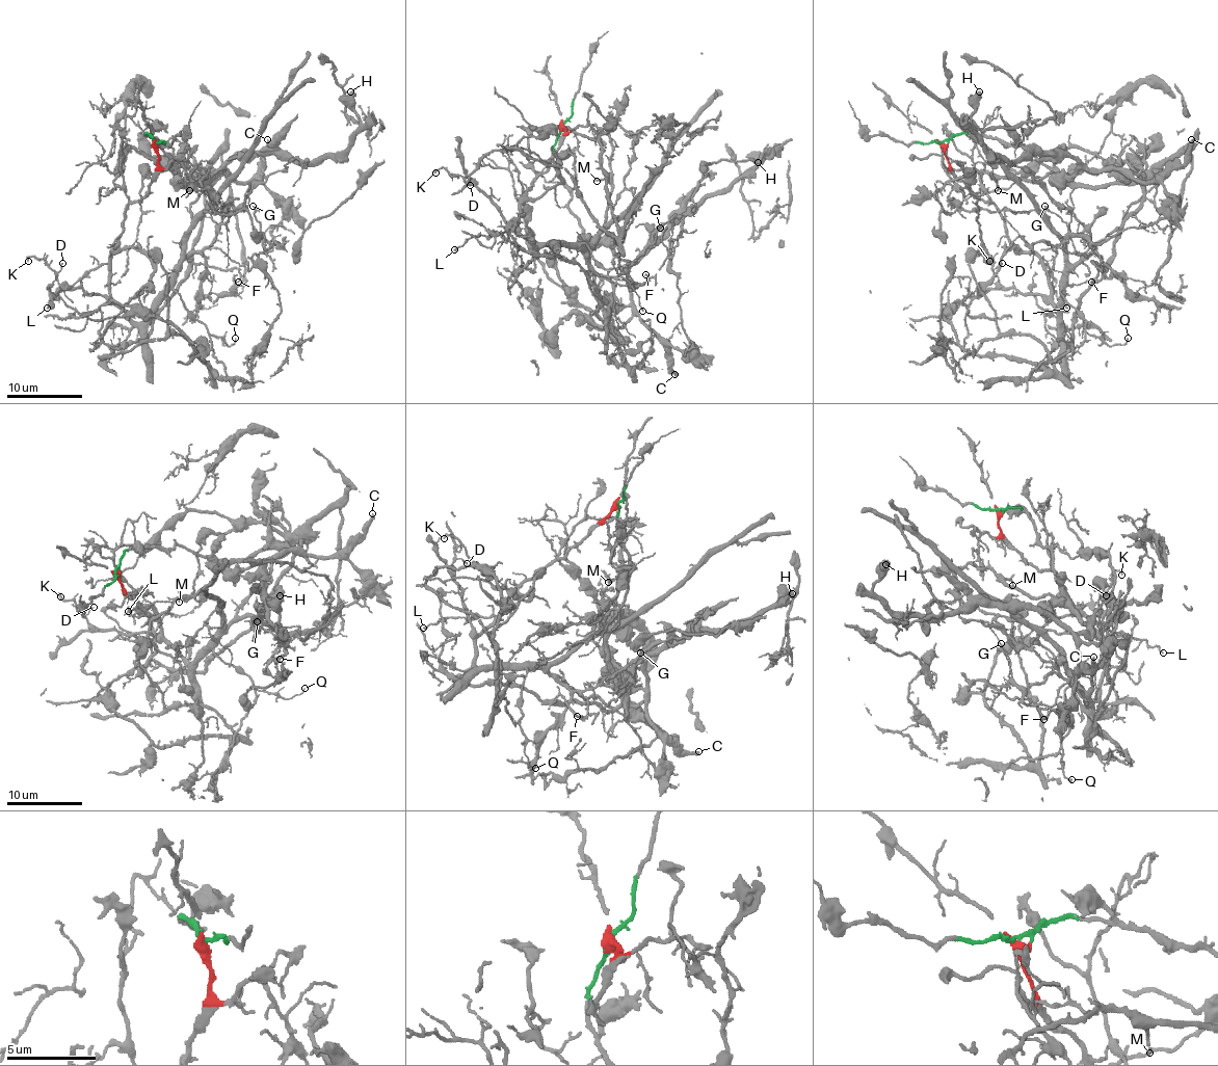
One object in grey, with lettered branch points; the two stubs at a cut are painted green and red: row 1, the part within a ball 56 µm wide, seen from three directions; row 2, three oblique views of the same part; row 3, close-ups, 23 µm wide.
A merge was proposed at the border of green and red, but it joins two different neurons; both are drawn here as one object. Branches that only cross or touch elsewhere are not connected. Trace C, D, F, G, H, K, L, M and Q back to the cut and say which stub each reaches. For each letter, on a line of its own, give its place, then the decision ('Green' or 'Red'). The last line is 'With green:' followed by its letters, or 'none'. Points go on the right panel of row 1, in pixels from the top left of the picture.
C: Place: (1191, 139). Green
D: Place: (1002, 263). Red
F: Place: (1091, 282). Green
G: Place: (1044, 206). Green
H: Place: (979, 91). Green
K: Place: (989, 261). Red
L: Place: (1066, 308). Red
M: Place: (998, 190). Green
Q: Place: (1128, 338). Red
With green: C, F, G, H, M

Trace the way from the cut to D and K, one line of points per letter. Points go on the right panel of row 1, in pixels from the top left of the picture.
D: (943, 143), (955, 176), (1040, 260), (1050, 293), (1002, 286), (993, 271), (1002, 263)
K: (943, 143), (955, 176), (1040, 260), (1050, 293), (1004, 288), (989, 262)

